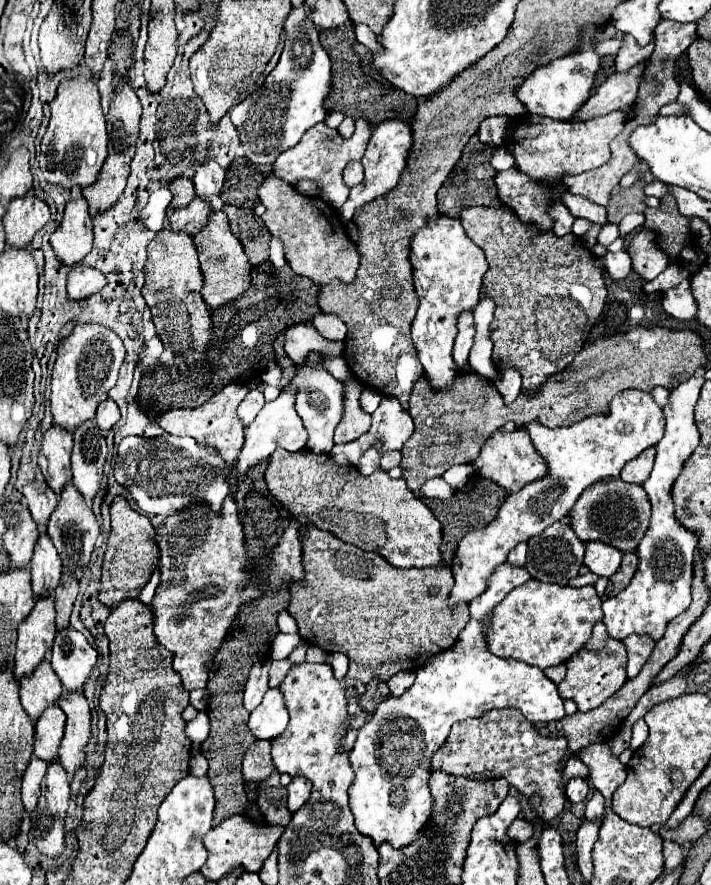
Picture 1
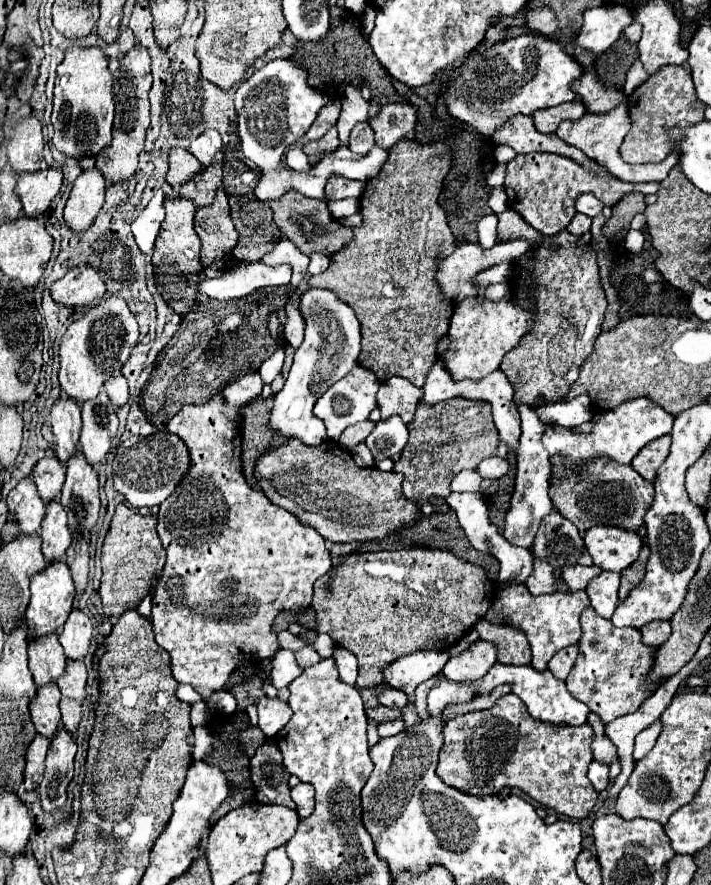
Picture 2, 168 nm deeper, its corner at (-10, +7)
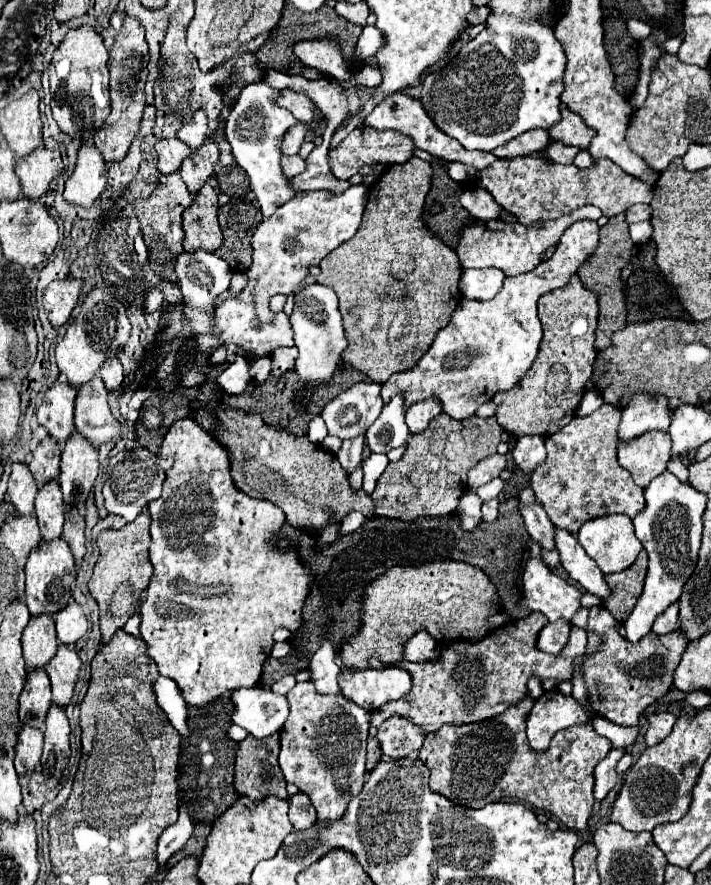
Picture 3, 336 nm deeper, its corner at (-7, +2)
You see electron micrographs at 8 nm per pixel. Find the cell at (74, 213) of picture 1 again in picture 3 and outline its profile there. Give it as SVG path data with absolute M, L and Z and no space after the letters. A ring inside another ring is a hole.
M83 144L77 166L65 182L65 200L77 206L91 206L107 184L107 166L95 144Z

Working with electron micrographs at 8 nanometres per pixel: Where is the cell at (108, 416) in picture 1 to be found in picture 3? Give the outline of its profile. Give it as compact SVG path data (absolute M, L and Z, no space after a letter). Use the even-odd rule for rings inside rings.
M109 356L103 362L103 366L101 366L101 378L103 378L107 390L113 390L113 388L121 386L121 382L123 382L123 366L117 360L117 356Z

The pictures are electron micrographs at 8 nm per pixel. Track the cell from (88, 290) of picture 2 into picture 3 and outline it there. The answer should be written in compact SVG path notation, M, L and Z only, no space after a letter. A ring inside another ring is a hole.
M75 278L55 280L45 288L43 306L45 306L45 314L53 328L59 328L69 320L71 310L75 308L79 300L81 288L83 288L83 282Z

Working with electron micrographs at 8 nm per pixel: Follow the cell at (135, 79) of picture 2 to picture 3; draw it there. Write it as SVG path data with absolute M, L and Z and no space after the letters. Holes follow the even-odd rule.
M125 16L123 18L123 28L115 38L115 44L109 52L109 72L111 72L111 114L103 122L103 126L95 132L95 146L101 150L105 162L111 160L121 160L133 138L139 132L143 108L145 108L145 80L147 80L147 60L149 60L149 50L147 50L147 40L145 40L145 28L143 24L133 18Z

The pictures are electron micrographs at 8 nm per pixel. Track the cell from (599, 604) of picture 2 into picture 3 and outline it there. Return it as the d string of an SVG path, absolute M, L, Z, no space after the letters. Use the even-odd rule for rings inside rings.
M557 528L555 530L555 546L557 546L557 552L559 552L561 566L567 570L567 574L575 582L579 582L587 592L599 596L601 600L605 600L611 594L611 590L609 590L609 586L603 578L603 572L585 554L585 550L579 544L575 534Z

